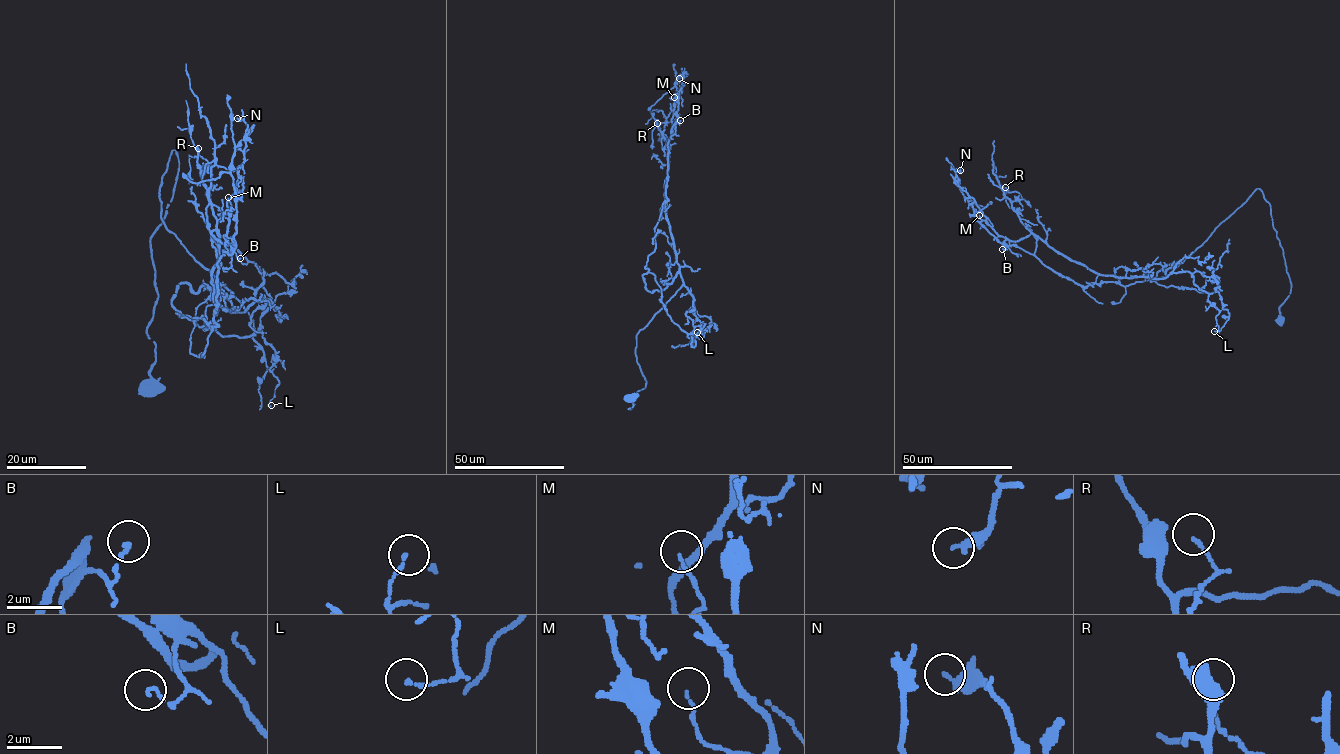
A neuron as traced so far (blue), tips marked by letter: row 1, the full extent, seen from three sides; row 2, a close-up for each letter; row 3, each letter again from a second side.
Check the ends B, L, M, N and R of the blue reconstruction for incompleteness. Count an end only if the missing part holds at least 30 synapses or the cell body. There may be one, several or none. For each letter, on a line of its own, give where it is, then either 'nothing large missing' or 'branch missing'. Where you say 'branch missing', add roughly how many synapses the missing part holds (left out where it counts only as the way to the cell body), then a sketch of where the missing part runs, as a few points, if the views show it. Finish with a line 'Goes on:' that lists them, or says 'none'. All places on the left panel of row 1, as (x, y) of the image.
B: (240, 258) | nothing large missing
L: (271, 405) | nothing large missing
M: (228, 197) | nothing large missing
N: (237, 118) | nothing large missing
R: (198, 148) | nothing large missing
Goes on: none

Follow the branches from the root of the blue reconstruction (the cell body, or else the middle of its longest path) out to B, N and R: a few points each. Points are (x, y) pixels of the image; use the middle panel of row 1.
B: (629, 398), (628, 409), (630, 395), (646, 383), (636, 335), (683, 283), (664, 186), (665, 144), (680, 120)
N: (629, 398), (628, 409), (646, 383), (636, 335), (683, 283), (664, 186), (685, 73), (679, 78)
R: (629, 398), (628, 409), (630, 395), (646, 383), (636, 335), (683, 283), (666, 214), (666, 122), (657, 123)

